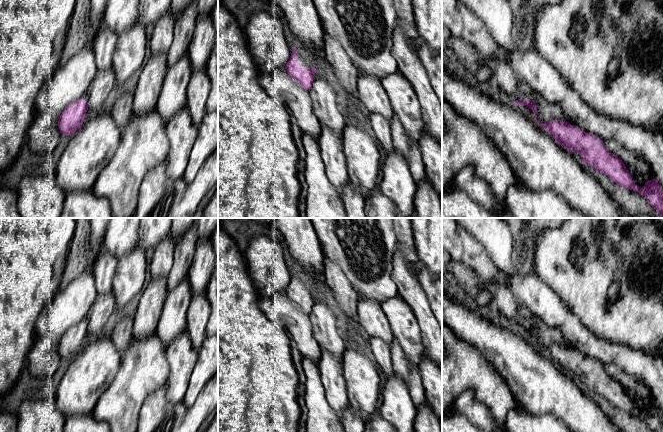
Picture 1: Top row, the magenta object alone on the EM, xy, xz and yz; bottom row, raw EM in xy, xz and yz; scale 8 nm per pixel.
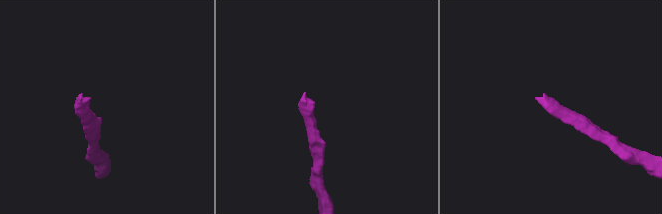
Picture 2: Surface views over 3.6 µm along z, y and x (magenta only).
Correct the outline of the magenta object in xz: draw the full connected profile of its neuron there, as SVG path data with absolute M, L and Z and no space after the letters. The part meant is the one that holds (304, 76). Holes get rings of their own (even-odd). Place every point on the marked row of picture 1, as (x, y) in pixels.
M294 47L292 49L290 59L285 69L302 88L306 90L311 89L316 71L312 60L300 48Z

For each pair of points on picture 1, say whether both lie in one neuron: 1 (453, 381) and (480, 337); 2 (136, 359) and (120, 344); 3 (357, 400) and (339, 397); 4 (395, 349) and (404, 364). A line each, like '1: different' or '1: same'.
1: different
2: different
3: different
4: same

